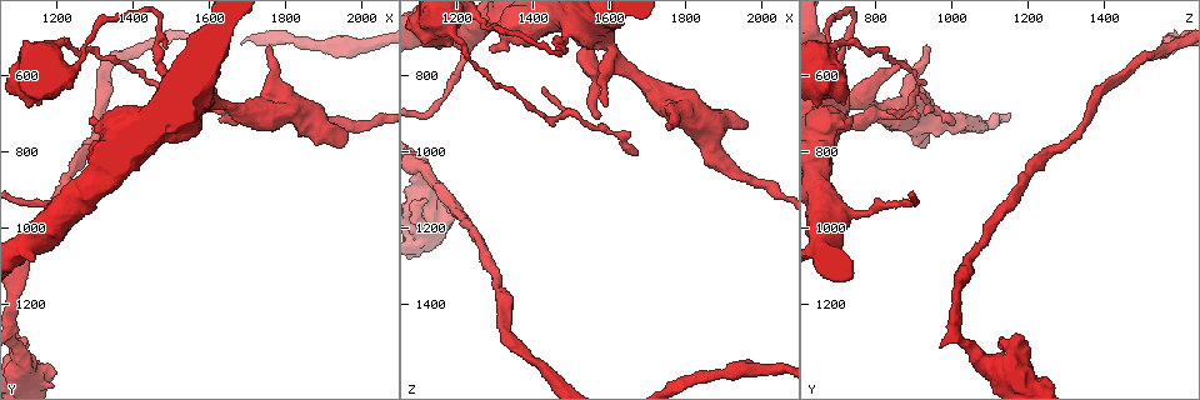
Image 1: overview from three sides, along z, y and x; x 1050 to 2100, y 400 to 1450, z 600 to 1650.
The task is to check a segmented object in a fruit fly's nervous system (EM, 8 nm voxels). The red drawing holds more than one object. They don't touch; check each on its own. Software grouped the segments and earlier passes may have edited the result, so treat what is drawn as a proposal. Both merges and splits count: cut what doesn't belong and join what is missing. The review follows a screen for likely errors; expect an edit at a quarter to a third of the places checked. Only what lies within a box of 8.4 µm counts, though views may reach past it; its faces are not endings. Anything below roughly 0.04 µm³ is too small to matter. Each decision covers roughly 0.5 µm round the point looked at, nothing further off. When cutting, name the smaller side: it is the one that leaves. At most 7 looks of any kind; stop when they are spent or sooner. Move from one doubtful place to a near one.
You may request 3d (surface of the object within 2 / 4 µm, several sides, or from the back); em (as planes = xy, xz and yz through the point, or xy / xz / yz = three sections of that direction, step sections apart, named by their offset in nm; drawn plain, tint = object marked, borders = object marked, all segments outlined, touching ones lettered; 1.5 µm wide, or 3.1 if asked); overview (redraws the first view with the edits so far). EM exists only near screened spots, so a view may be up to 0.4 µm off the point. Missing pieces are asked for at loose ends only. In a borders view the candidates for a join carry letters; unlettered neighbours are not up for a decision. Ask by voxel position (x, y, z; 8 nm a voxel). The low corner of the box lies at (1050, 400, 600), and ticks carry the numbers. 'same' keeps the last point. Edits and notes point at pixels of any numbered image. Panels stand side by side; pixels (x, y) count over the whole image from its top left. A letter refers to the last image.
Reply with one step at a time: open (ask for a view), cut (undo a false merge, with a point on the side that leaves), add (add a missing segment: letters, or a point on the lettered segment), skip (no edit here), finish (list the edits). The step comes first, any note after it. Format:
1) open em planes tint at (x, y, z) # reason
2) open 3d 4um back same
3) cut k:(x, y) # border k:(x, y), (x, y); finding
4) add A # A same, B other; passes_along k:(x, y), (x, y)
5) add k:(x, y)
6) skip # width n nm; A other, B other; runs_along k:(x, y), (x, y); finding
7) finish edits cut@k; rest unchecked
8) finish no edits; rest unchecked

open 3d 2um at (1665, 730, 1005) # an open end

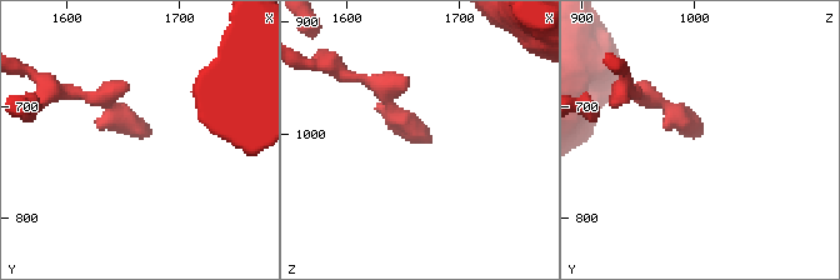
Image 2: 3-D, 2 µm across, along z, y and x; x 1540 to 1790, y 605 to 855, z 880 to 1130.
open em xz step 4 tint at (1670, 728, 1008) # now the EM

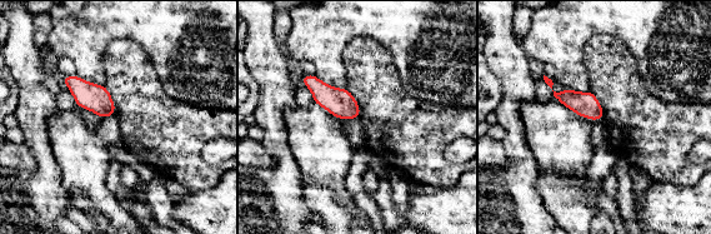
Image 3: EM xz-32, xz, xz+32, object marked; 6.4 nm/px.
open em planes borders same

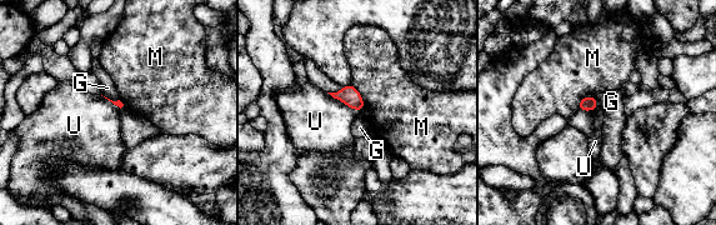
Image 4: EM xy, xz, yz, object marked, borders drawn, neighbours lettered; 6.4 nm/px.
skip # G other, M other, U other; border 4:(326, 93), (360, 111); no lettered segment goes on from it

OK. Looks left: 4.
open em yz step 4 tint at (1465, 570, 705)

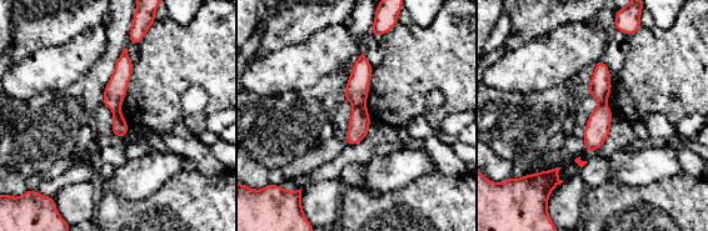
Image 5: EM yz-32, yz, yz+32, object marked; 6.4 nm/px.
open em planes borders same # another direction

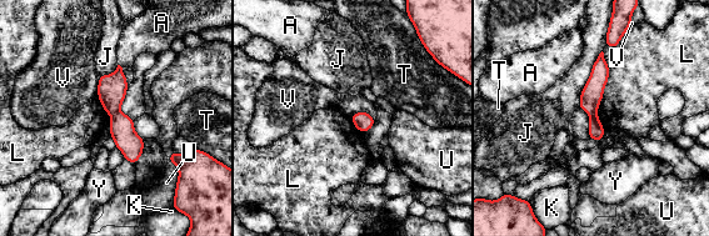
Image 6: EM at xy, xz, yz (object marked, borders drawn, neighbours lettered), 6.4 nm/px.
cut 6:(111, 90) # longest_contact L 400 nm; A other, J other, K other, L other, T other, U other, V other, Y other; a second neuron is stuck on

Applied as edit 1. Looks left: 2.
finish edits cut@6; rest unchecked

